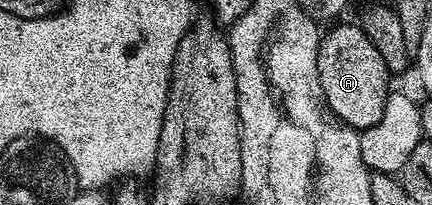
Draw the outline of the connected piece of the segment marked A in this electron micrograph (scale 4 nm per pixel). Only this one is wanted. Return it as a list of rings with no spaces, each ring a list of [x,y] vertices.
[[[334,25],[330,34],[326,33],[321,40],[319,56],[317,57],[317,67],[319,68],[319,80],[321,81],[321,97],[324,105],[331,111],[332,117],[338,123],[353,127],[358,132],[364,132],[377,126],[379,120],[387,112],[385,106],[389,102],[389,81],[391,75],[389,70],[383,64],[383,56],[375,52],[375,44],[361,31],[360,25],[337,26]]]

